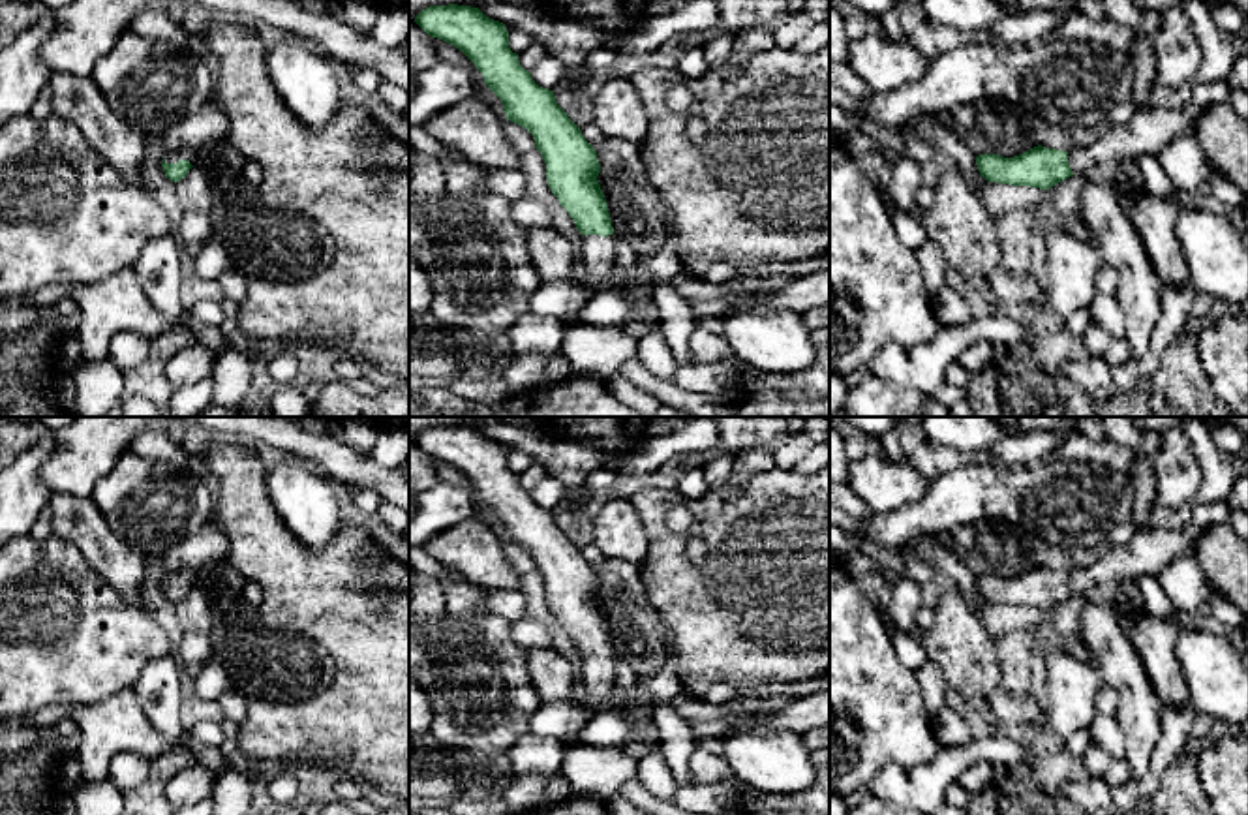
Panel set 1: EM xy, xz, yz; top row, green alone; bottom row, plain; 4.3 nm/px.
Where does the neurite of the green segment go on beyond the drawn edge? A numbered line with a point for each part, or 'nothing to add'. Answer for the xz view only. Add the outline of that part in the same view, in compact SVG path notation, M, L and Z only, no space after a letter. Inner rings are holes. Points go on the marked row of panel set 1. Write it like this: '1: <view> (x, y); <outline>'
1: xz (597, 252); M586 235L582 238L580 261L586 269L582 287L587 293L597 293L608 278L617 274L619 269L614 259L617 242L619 238L616 235Z

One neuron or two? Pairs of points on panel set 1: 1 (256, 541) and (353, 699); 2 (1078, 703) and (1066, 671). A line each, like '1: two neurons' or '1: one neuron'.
1: one neuron
2: one neuron

